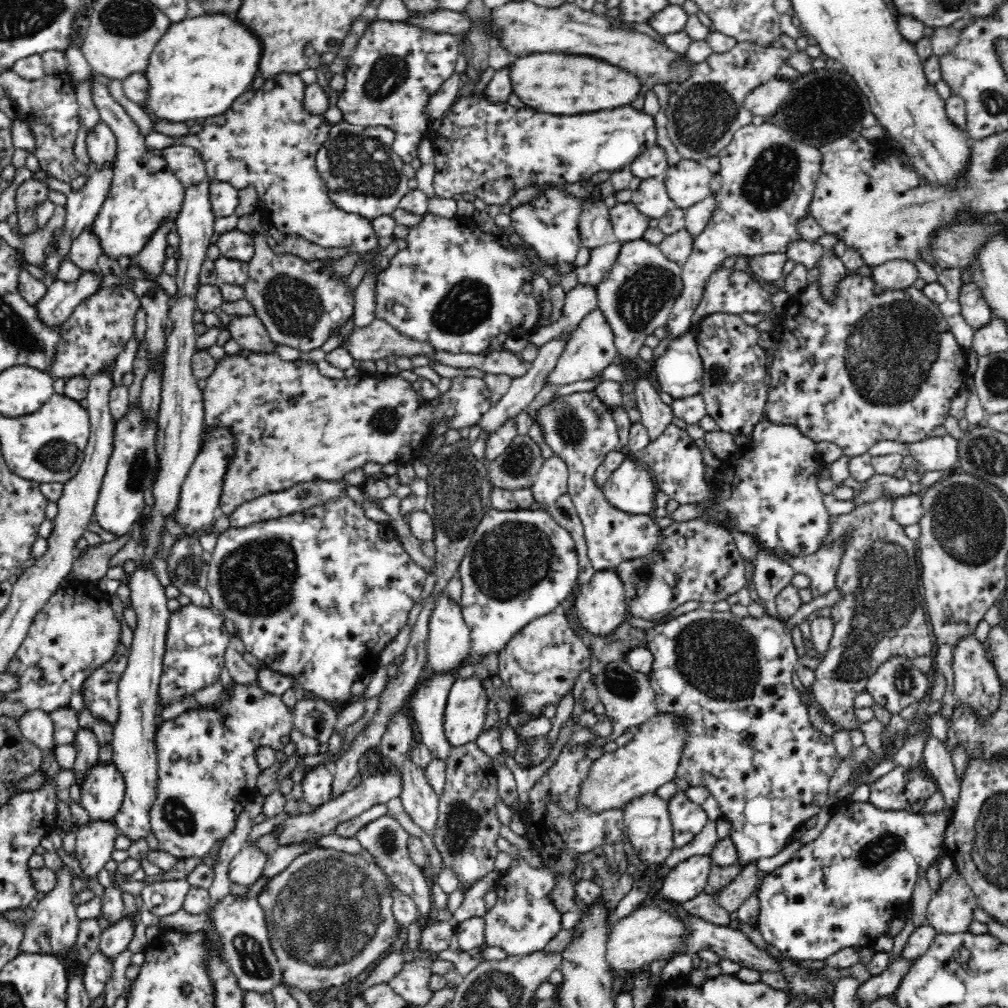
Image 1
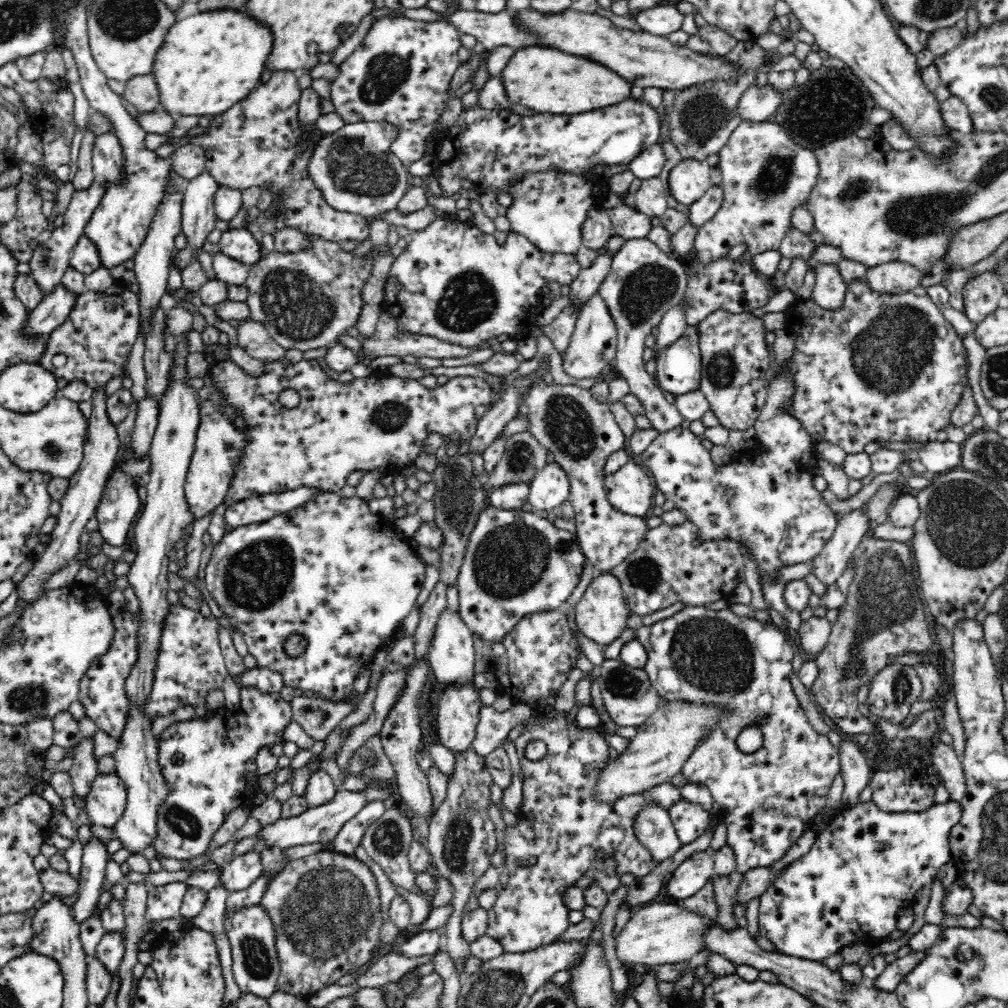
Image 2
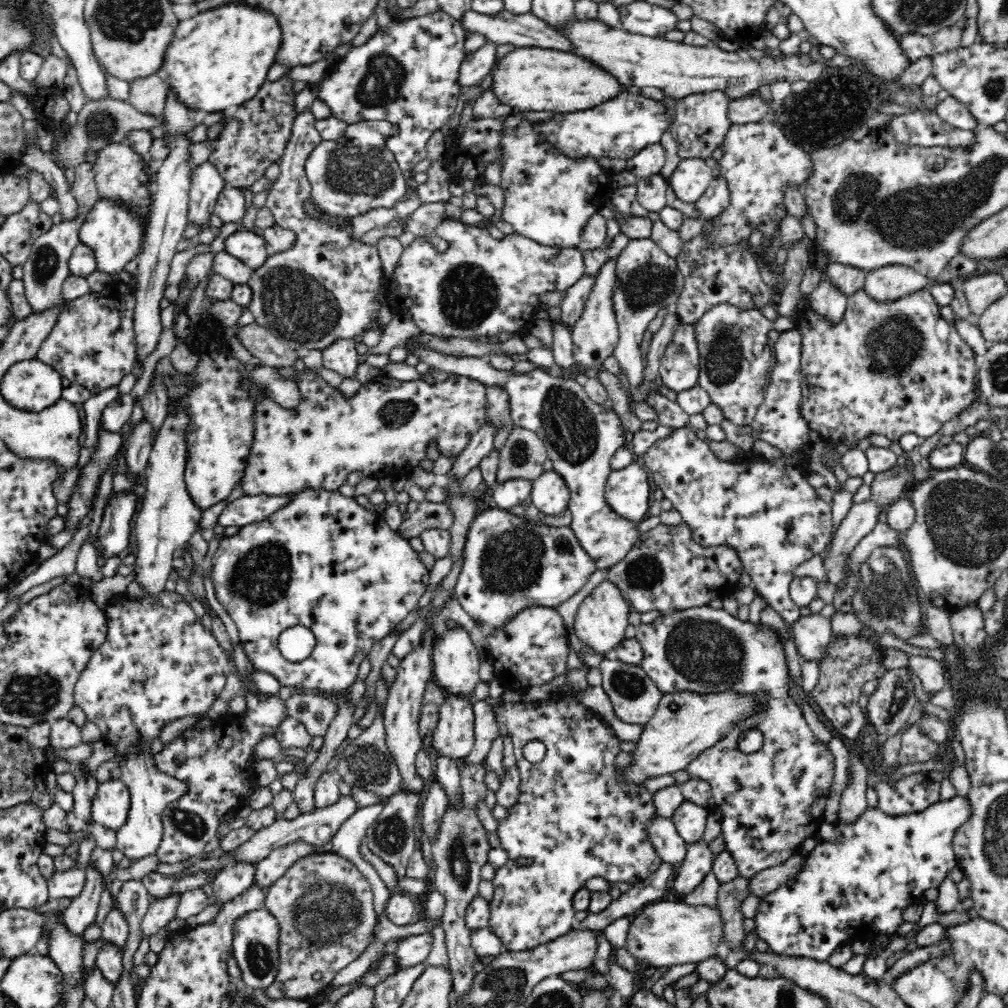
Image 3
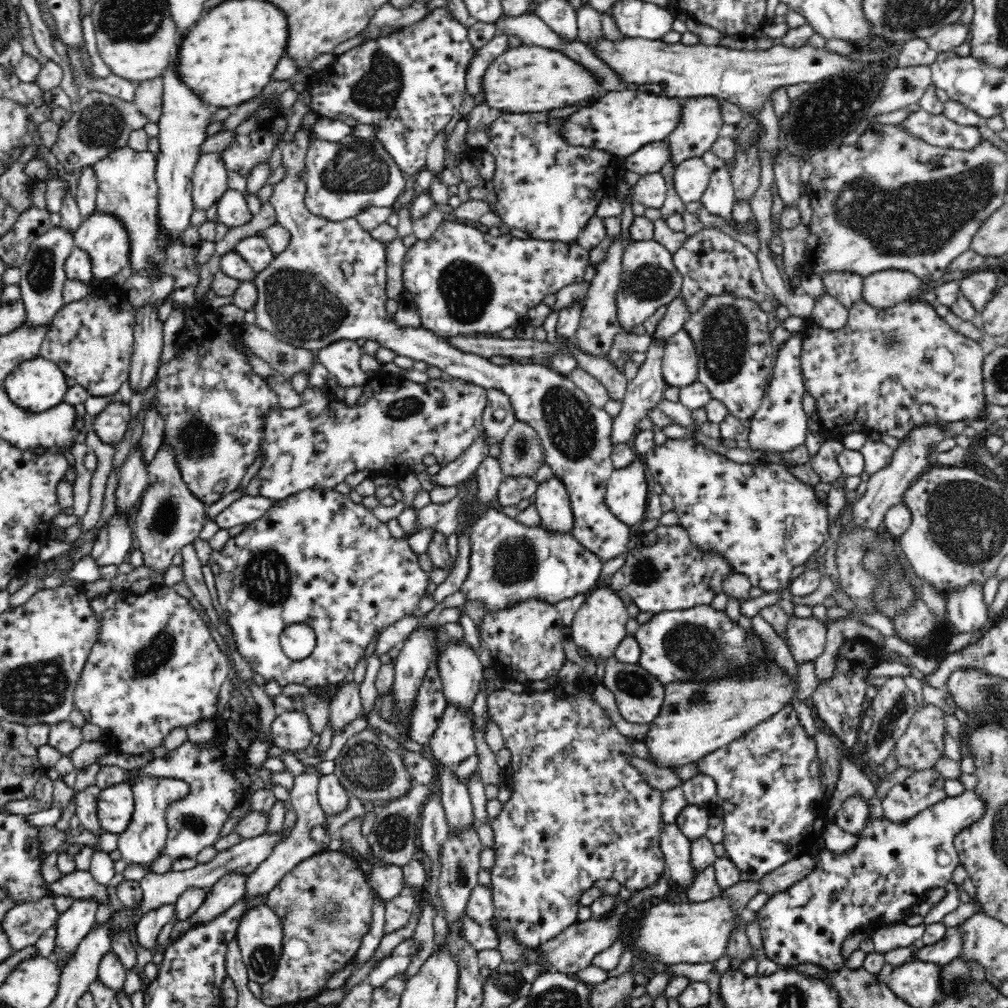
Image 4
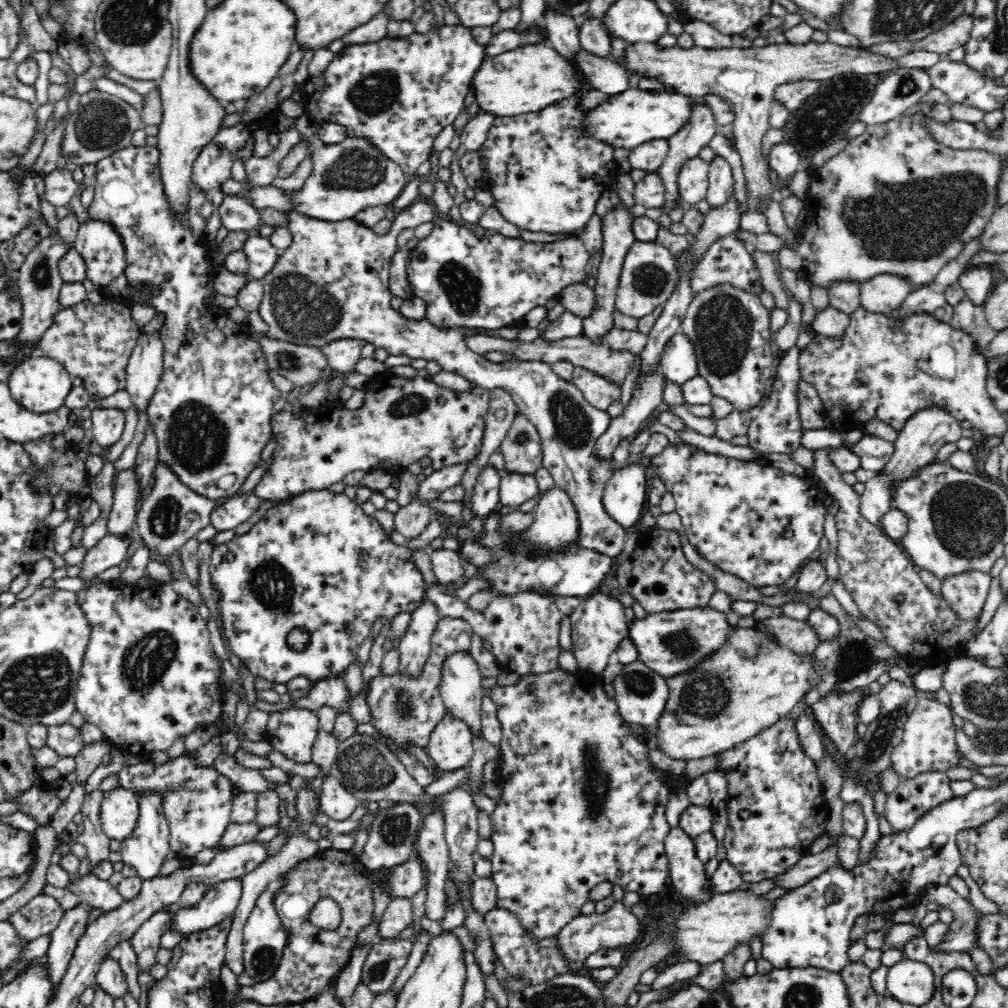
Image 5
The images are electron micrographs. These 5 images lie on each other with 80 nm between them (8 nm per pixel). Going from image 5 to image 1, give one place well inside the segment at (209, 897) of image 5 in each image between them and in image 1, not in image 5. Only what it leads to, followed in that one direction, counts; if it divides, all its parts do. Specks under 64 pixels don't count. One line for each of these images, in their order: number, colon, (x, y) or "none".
1: (245, 868)
2: (244, 869)
3: (234, 879)
4: (228, 891)

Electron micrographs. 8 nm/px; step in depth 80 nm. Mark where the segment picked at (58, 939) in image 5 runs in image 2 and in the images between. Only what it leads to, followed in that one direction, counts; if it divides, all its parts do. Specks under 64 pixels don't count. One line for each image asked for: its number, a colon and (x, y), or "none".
2: (95, 854)
3: (81, 913)
4: (74, 924)

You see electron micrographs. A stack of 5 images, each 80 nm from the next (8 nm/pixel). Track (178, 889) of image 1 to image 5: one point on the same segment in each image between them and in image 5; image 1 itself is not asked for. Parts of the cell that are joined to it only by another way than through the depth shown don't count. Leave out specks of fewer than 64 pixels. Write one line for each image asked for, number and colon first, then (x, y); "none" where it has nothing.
2: (164, 902)
3: (161, 910)
4: (147, 929)
5: (146, 941)

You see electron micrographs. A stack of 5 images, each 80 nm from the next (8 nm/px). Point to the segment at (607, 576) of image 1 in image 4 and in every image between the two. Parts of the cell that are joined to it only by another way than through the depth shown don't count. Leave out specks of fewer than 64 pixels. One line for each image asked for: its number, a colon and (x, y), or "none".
2: (601, 613)
3: (601, 618)
4: (599, 625)

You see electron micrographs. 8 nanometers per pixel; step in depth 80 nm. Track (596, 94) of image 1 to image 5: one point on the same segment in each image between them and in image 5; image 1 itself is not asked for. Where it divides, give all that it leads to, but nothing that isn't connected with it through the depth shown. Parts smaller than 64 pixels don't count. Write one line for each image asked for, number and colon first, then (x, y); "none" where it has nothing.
2: (548, 81)
3: (531, 78)
4: (528, 78)
5: (526, 79)

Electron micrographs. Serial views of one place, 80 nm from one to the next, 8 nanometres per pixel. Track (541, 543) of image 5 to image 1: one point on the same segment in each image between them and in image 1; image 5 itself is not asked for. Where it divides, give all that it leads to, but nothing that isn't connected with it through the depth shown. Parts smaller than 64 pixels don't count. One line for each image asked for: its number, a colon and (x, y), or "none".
1: (551, 482)
2: (550, 487)
3: (550, 495)
4: (552, 500)

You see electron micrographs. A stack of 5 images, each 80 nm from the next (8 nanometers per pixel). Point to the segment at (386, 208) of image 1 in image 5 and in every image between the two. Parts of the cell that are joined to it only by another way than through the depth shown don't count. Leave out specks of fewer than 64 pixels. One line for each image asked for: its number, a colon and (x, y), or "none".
2: (354, 168)
3: (355, 173)
4: (345, 177)
5: (347, 177)

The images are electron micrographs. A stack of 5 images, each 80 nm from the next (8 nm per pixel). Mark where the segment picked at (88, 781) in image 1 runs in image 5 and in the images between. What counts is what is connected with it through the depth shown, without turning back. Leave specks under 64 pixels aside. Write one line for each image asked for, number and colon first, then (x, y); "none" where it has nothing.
2: (104, 804)
3: (110, 804)
4: (114, 806)
5: (119, 808)

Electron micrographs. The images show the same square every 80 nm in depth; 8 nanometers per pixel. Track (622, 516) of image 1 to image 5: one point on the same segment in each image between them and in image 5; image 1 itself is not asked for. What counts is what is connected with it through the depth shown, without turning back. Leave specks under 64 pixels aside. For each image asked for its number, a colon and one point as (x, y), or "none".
2: (582, 433)
3: (580, 436)
4: (329, 283)
5: (332, 282)

